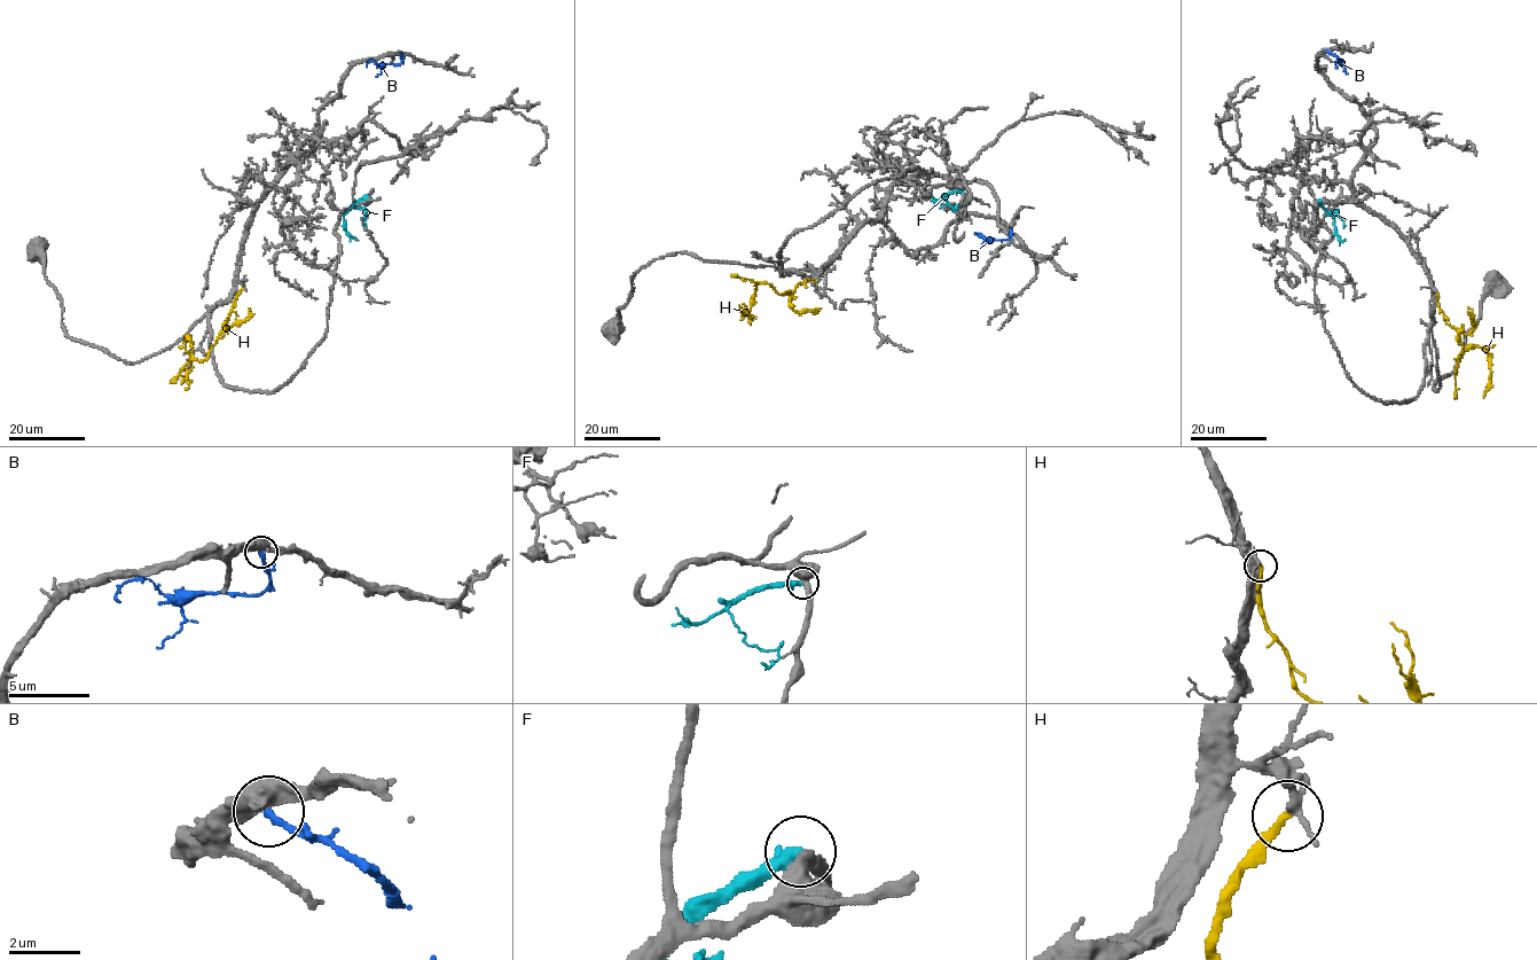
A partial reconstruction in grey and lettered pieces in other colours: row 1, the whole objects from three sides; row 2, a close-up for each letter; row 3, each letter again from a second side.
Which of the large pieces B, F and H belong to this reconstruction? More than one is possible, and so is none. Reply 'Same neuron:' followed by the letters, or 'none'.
Same neuron: H

